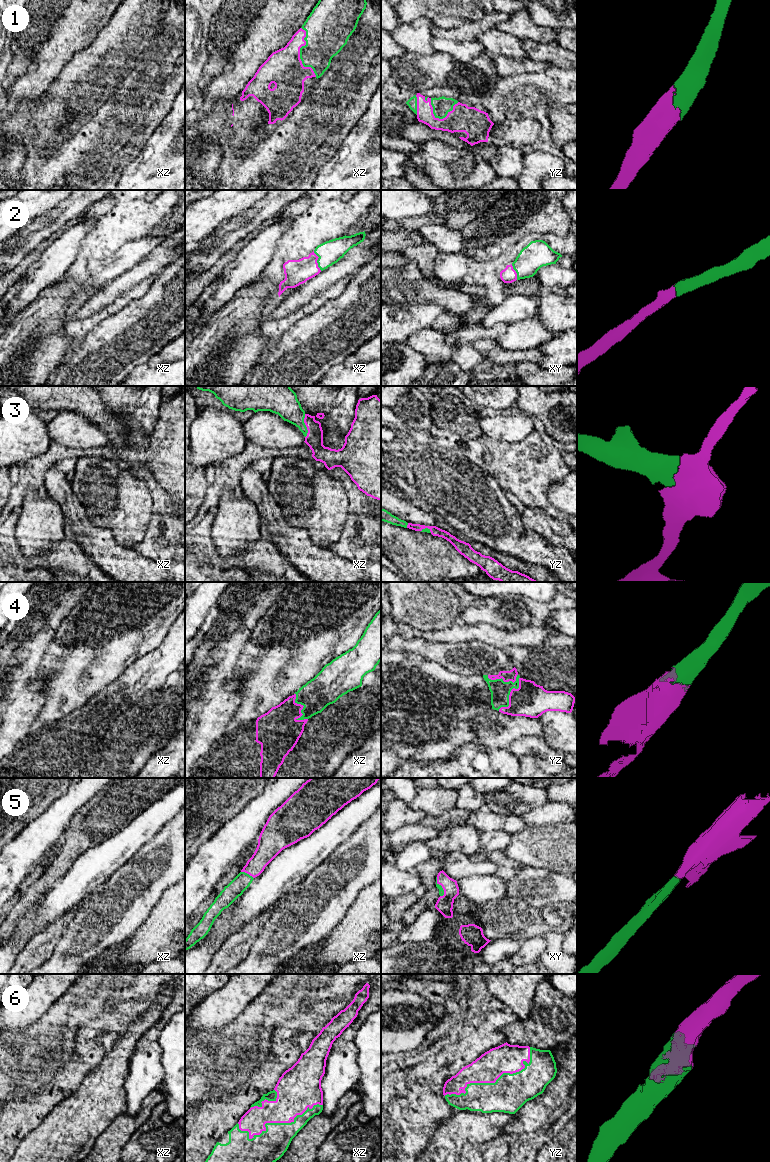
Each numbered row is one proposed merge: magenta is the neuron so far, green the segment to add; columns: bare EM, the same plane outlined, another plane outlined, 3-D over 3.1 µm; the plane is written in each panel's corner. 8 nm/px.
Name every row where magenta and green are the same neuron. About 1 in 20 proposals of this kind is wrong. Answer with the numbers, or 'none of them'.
1, 2, 3, 4, 5, 6

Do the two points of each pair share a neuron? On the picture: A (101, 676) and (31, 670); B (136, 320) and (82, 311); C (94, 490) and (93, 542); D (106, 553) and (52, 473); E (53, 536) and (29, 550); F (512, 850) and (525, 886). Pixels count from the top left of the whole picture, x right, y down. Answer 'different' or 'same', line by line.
A: different
B: different
C: different
D: same
E: same
F: different

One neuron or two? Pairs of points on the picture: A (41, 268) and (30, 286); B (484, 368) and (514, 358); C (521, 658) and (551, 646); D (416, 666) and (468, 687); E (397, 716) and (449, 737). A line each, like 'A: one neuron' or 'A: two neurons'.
A: one neuron
B: two neurons
C: one neuron
D: one neuron
E: one neuron

